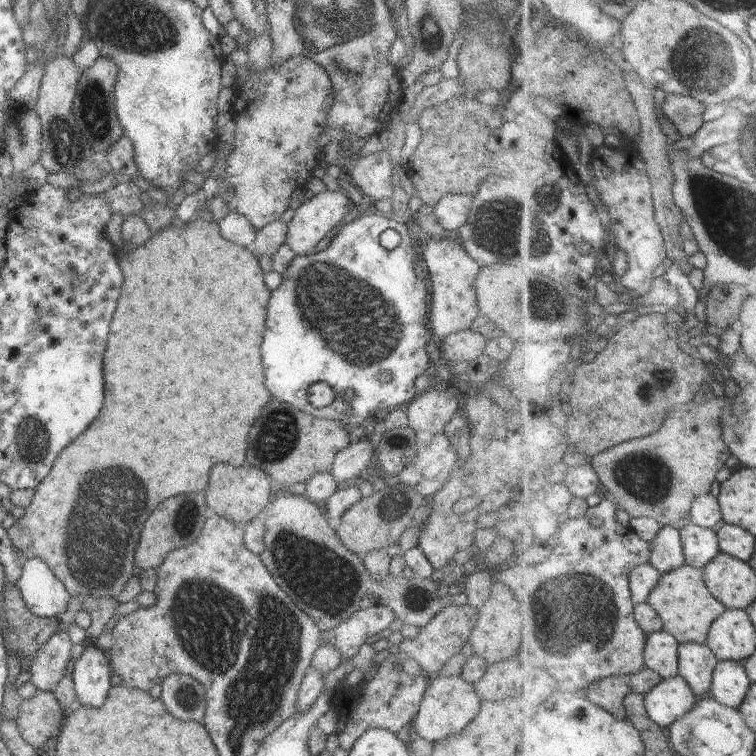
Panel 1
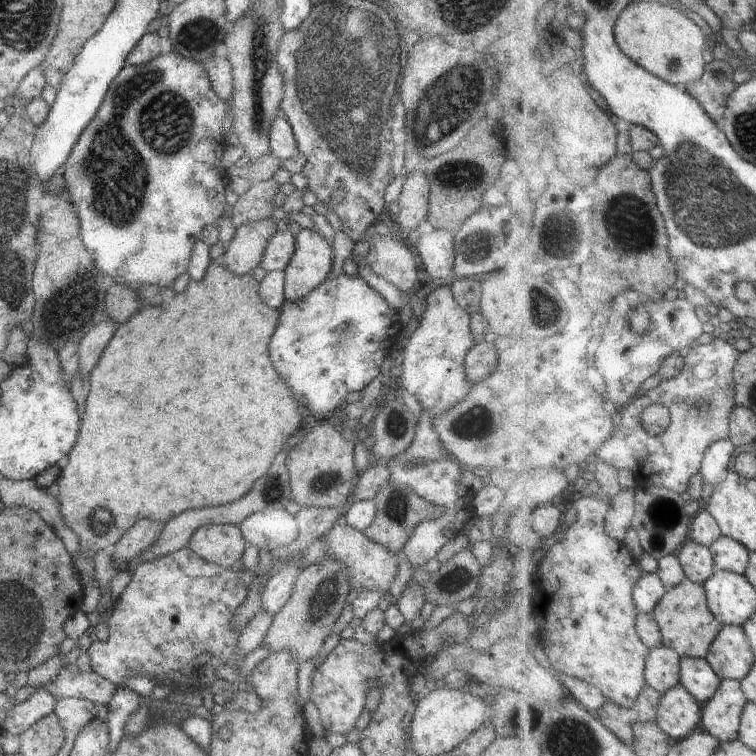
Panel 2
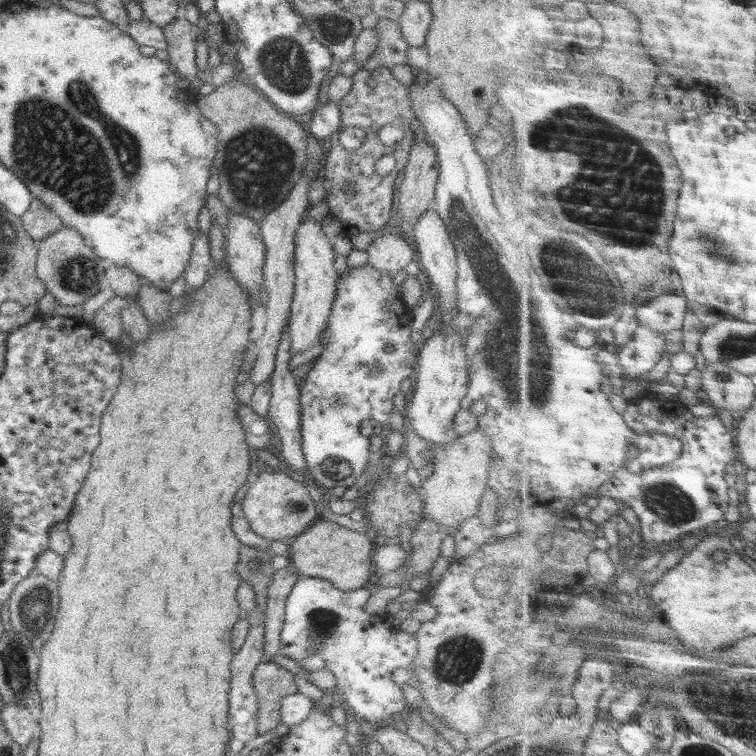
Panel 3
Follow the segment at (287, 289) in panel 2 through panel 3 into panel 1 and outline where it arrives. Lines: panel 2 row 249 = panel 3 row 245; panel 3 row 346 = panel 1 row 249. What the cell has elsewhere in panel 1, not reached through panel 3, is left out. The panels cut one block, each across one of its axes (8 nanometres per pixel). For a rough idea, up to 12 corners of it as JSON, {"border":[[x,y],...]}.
{"border":[[341,191],[300,205],[286,244],[308,255],[349,213]]}

